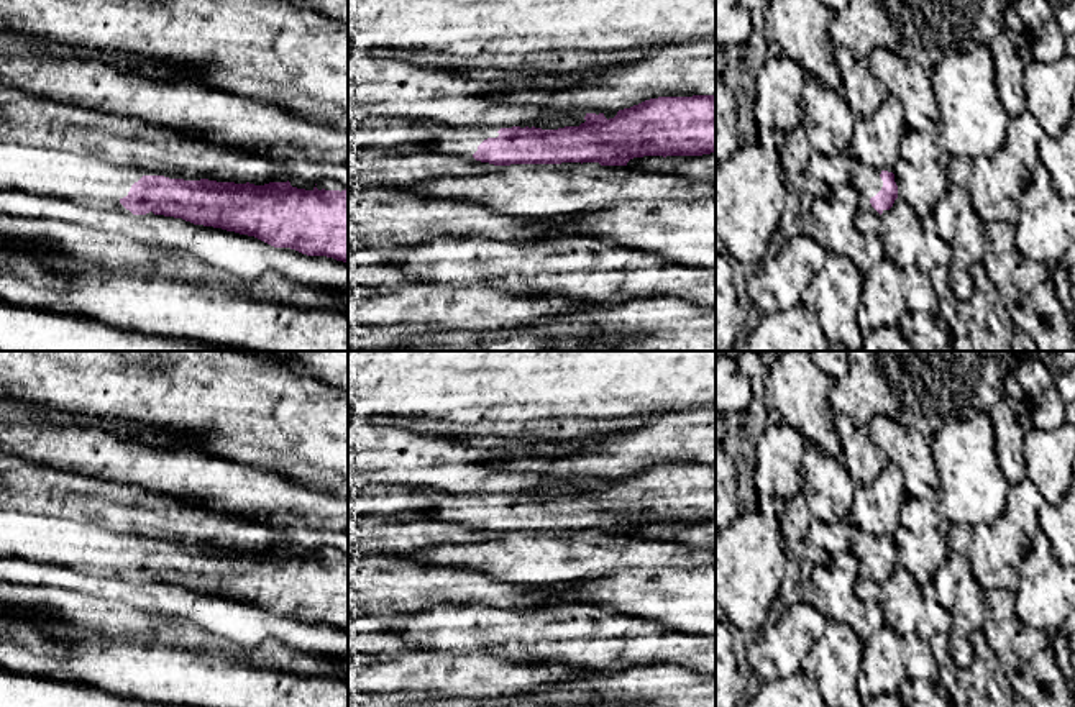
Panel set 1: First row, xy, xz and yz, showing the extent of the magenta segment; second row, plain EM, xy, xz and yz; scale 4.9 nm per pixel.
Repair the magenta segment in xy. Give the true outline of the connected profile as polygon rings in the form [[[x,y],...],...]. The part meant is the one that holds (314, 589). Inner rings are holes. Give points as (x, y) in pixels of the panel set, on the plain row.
[[[143,543],[120,571],[133,582],[153,579],[348,630],[348,556],[305,558],[289,548],[254,553]]]

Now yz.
[[[881,538],[880,545],[883,548],[883,554],[870,566],[870,571],[881,582],[885,577],[890,577],[898,566],[898,553],[893,540]]]

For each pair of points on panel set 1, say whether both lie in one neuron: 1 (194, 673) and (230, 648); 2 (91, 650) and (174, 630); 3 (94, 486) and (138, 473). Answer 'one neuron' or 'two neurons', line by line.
1: two neurons
2: two neurons
3: two neurons

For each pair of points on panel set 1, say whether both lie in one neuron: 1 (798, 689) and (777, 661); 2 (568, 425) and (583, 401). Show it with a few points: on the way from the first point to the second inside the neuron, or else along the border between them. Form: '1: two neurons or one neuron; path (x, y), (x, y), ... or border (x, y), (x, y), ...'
1: two neurons; border (801, 668), (763, 681)
2: two neurons; border (612, 417), (535, 420)

